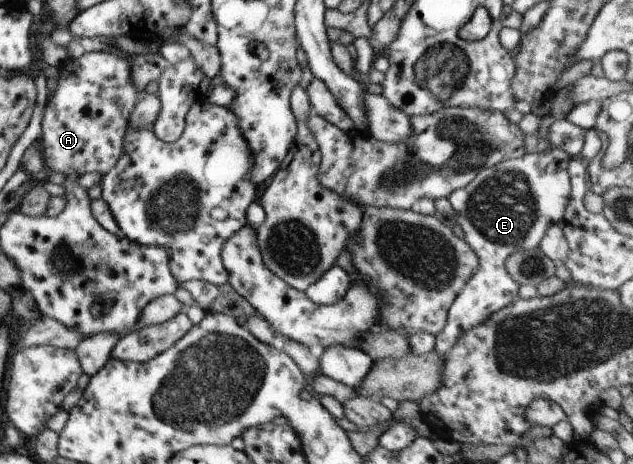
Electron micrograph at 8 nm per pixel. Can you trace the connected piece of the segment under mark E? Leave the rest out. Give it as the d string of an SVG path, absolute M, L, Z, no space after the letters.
M548 147L546 152L526 153L515 159L504 159L491 167L482 168L478 174L464 186L454 190L447 198L455 214L455 222L460 226L465 243L472 249L478 259L477 269L454 297L447 311L446 324L435 337L433 352L440 358L455 346L461 332L467 331L487 316L514 301L519 285L516 284L505 269L505 260L517 250L531 249L539 246L544 231L550 225L560 224L569 201L571 186L567 166L572 155L562 147Z

